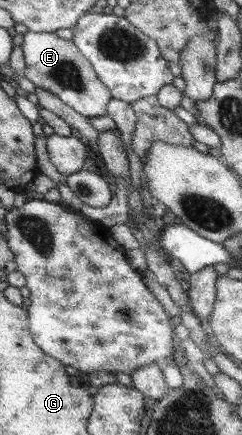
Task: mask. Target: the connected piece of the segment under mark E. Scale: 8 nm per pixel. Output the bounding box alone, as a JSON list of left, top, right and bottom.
[22,29,114,117]

